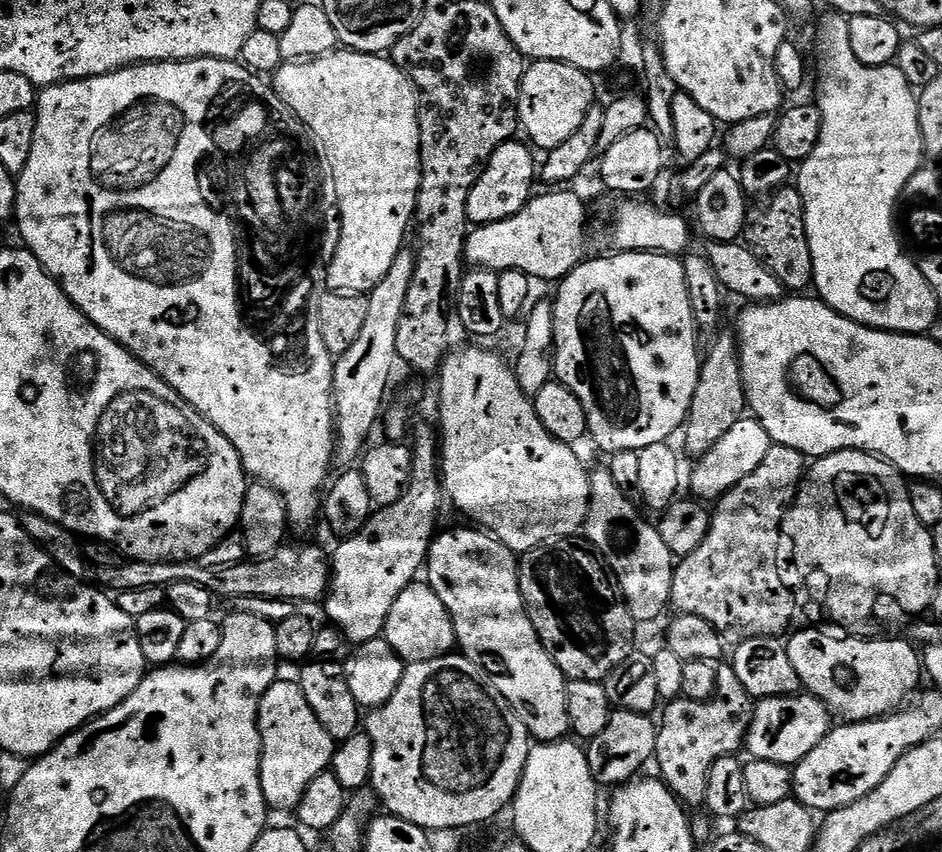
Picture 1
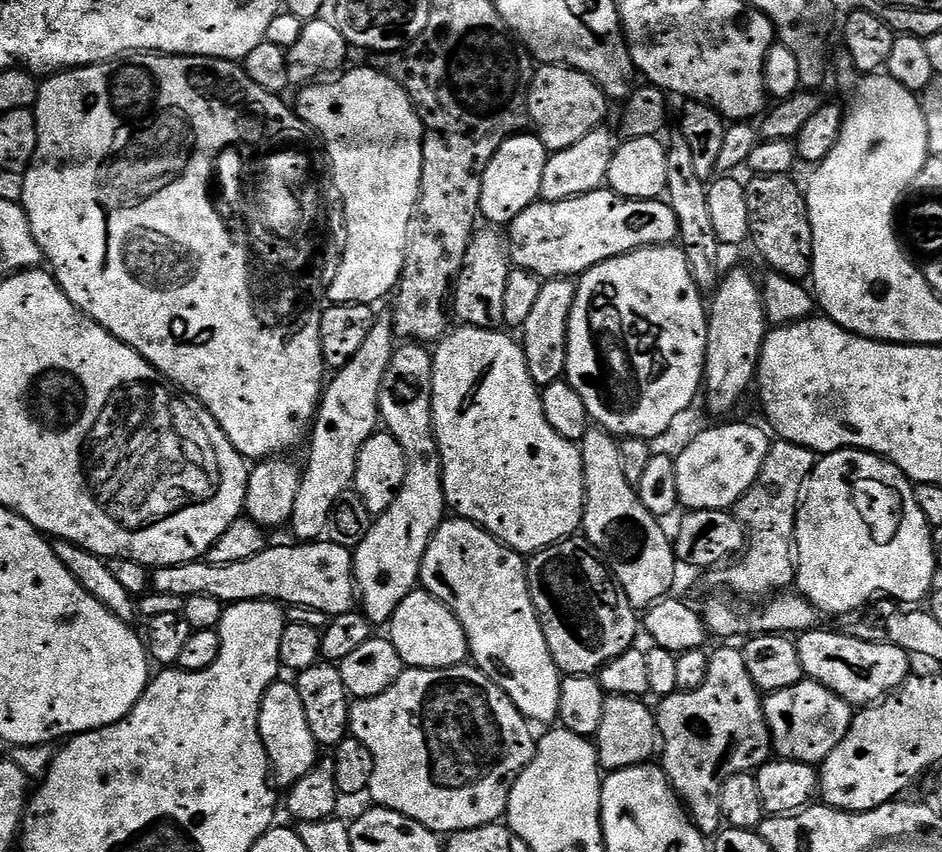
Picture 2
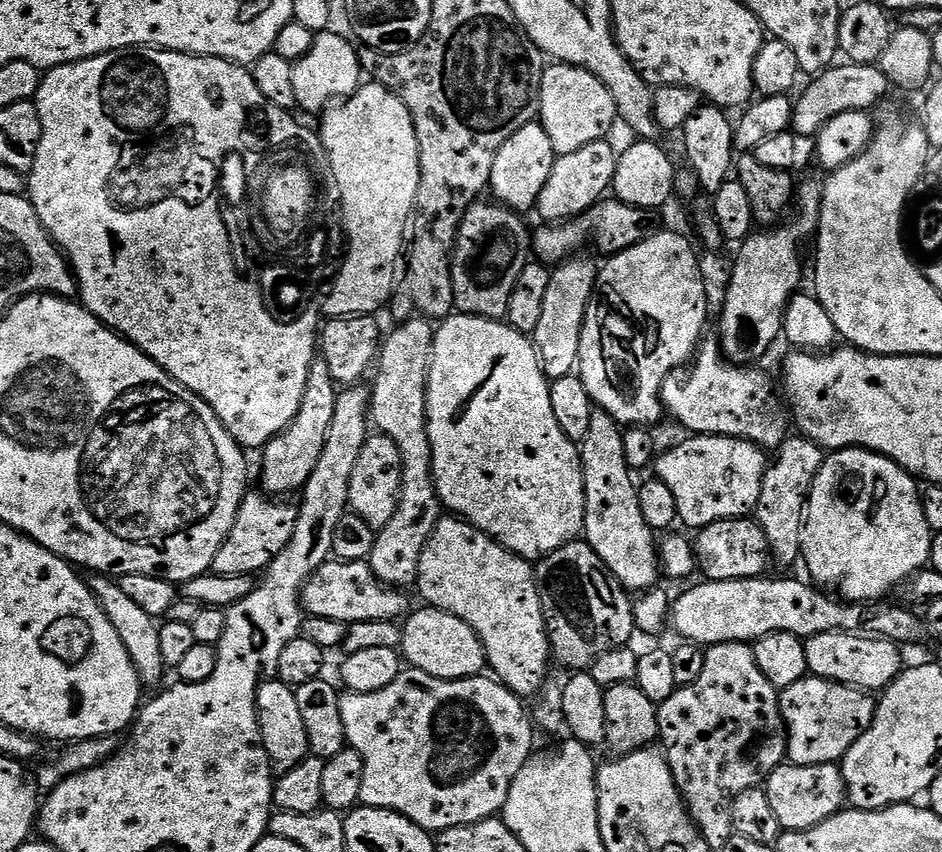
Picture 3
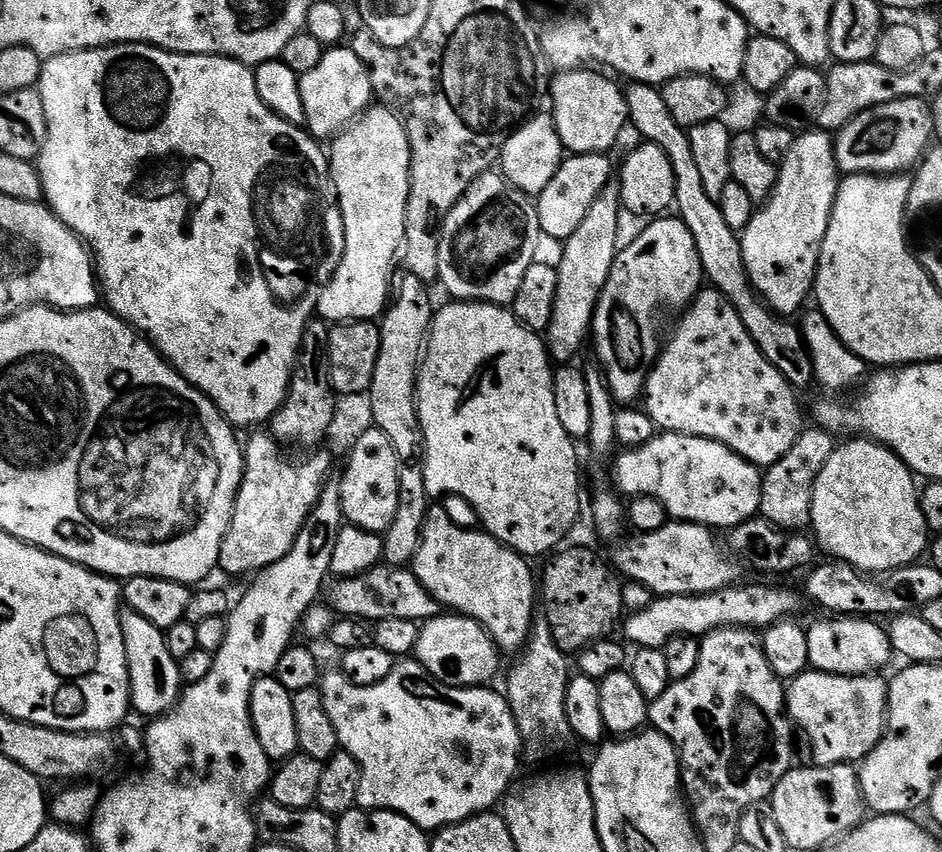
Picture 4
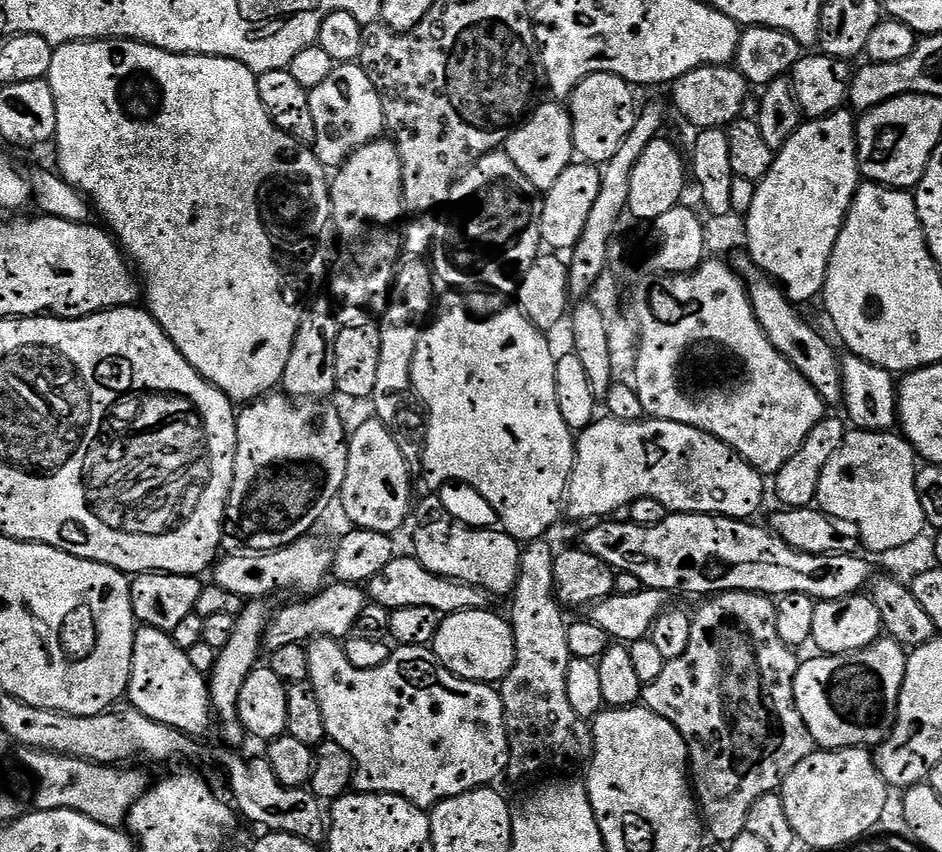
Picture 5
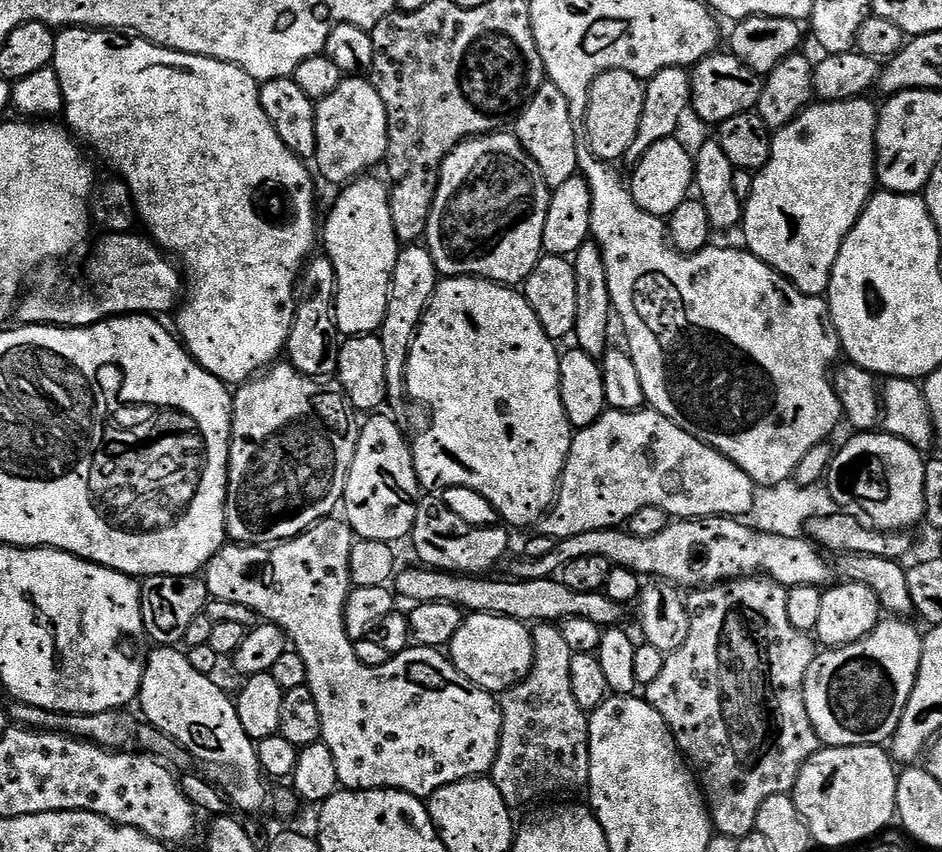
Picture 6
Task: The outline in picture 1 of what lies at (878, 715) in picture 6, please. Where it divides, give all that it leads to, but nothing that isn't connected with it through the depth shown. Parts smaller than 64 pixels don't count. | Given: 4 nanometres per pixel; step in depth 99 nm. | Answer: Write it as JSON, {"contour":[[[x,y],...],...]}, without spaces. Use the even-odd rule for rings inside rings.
{"contour":[[[797,694],[756,700],[748,727],[747,755],[762,762],[778,762],[795,766],[813,752],[834,727],[834,717],[817,696]]]}

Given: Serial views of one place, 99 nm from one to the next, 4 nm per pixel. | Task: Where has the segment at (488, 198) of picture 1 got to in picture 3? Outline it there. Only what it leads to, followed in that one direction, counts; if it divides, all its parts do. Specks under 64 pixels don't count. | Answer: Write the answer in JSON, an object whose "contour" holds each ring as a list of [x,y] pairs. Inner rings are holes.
{"contour":[[[538,122],[522,126],[502,150],[494,158],[494,170],[490,192],[495,199],[505,208],[515,208],[517,212],[524,214],[535,209],[538,202],[538,194],[542,194],[542,186],[546,186],[546,178],[550,178],[550,170],[556,161],[556,151],[550,142],[550,134]]]}

